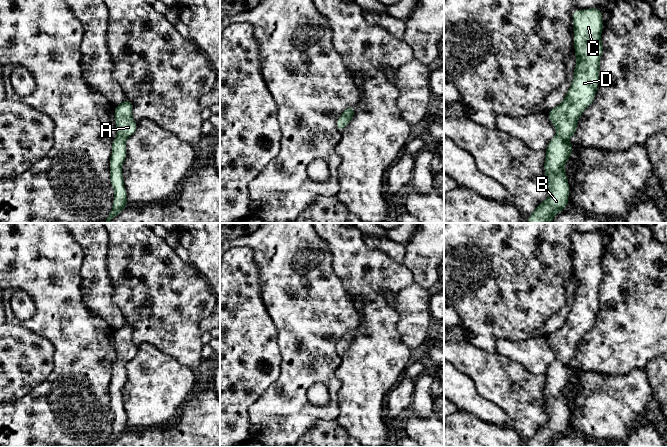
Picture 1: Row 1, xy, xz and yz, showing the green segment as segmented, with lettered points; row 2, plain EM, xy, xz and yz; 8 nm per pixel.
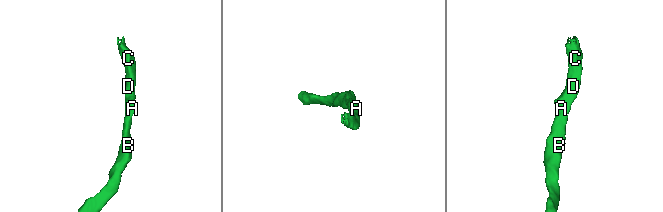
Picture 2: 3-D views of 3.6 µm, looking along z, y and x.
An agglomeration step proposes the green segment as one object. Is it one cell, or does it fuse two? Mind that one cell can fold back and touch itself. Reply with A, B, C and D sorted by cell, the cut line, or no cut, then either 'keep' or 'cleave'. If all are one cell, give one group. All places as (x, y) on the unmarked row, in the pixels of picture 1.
A B C D | no cut | keep

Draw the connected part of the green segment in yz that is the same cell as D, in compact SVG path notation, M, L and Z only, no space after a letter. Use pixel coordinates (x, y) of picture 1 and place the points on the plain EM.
M598 232L575 234L572 244L576 278L573 304L564 324L547 337L557 356L545 375L544 409L549 420L544 426L538 427L527 447L550 447L567 431L570 410L564 390L573 373L568 363L575 359L578 343L594 325L599 308L600 282L603 277L602 235Z

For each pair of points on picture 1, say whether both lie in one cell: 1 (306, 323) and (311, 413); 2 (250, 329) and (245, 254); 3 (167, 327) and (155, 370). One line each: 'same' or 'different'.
1: same
2: same
3: different

